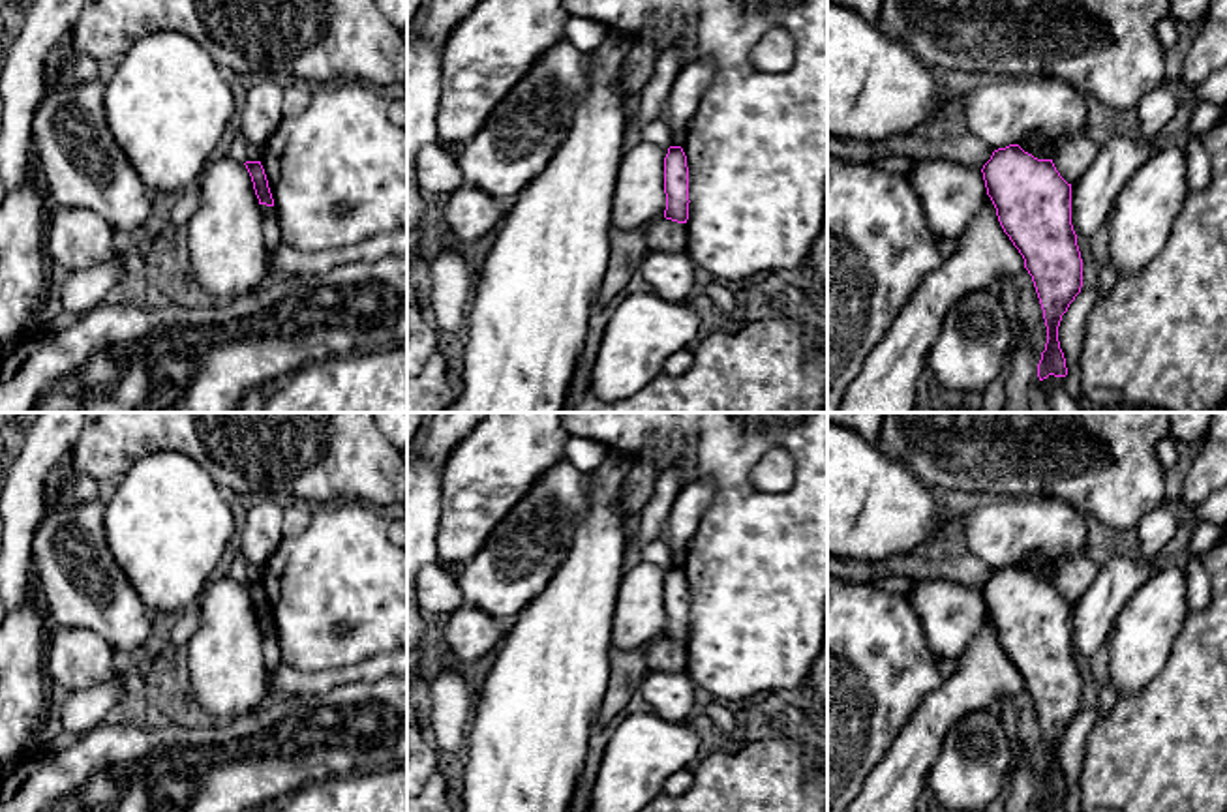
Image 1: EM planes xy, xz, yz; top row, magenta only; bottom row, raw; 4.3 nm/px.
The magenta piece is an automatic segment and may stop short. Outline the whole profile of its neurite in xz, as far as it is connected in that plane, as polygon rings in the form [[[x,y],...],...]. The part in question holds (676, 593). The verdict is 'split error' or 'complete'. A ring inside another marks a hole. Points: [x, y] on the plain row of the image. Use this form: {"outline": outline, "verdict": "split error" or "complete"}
{"outline": [[[670,566],[664,578],[664,638],[687,643],[689,639],[689,587],[681,566]]], "verdict": "complete"}

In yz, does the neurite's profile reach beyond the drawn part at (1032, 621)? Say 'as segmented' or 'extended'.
as segmented

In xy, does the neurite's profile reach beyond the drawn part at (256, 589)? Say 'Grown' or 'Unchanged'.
Unchanged

